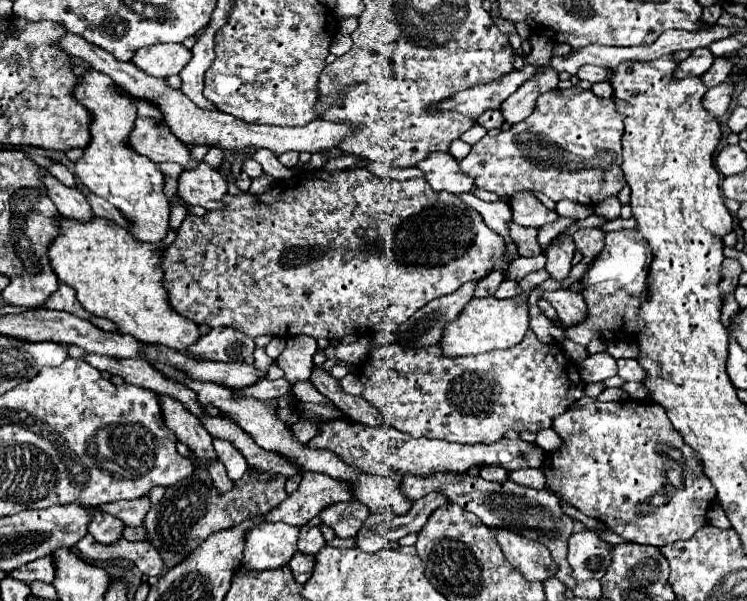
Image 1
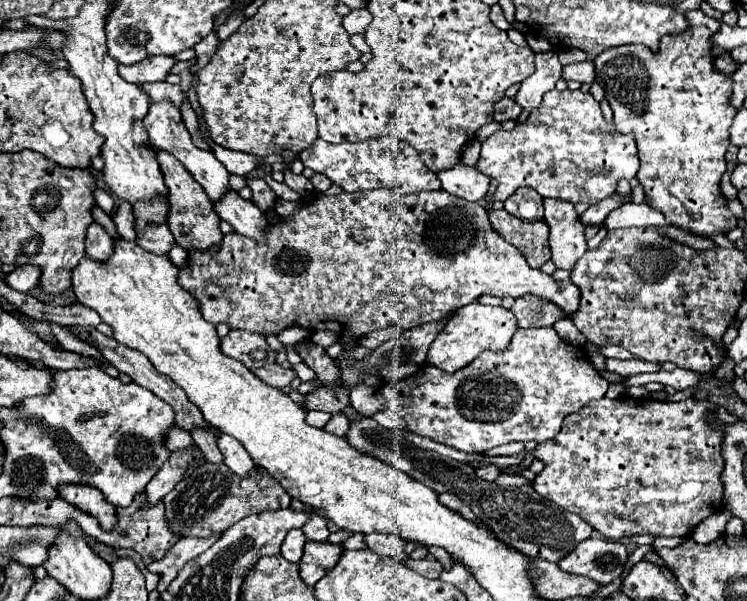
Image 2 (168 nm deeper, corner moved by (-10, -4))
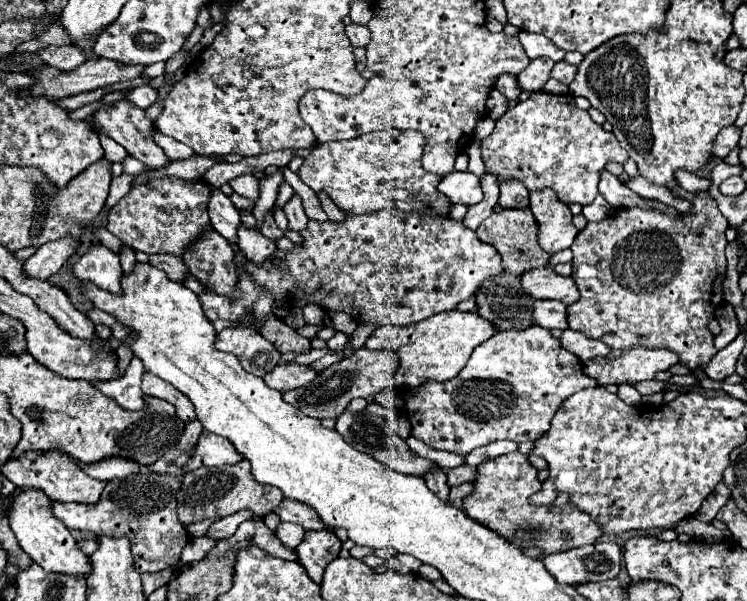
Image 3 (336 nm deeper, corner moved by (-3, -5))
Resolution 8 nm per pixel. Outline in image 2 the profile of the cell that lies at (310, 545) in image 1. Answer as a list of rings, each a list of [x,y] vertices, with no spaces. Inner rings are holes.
[[[316,513],[308,517],[302,531],[304,531],[306,539],[310,539],[310,541],[326,541],[330,535],[330,531],[326,527],[326,519],[322,515],[316,515]]]

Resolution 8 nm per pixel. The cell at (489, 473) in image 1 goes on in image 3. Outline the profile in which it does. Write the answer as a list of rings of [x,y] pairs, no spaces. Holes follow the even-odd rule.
[[[457,466],[447,472],[447,482],[449,486],[459,486],[463,482],[473,482],[477,478],[477,468],[475,466]]]

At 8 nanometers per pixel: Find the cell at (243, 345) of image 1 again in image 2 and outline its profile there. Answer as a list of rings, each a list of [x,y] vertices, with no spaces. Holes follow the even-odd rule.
[[[232,329],[222,339],[222,353],[246,363],[248,369],[264,367],[268,363],[274,363],[276,351],[272,351],[266,343],[266,337],[254,331],[246,329]]]

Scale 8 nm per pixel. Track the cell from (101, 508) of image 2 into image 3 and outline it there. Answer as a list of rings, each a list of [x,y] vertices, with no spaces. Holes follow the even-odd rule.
[[[49,450],[45,456],[39,456],[35,452],[25,452],[19,460],[7,462],[1,472],[17,486],[17,488],[37,488],[45,492],[51,500],[59,502],[83,502],[83,504],[95,504],[101,498],[103,486],[99,480],[91,480],[67,454],[61,450]]]

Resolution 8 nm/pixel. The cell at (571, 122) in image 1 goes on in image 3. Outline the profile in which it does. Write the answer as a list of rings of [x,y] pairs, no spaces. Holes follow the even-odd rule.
[[[535,92],[527,100],[507,110],[505,116],[497,120],[495,130],[481,142],[481,156],[487,172],[493,172],[493,176],[497,176],[497,184],[507,180],[519,180],[525,184],[529,192],[537,192],[541,188],[553,188],[561,202],[565,204],[577,202],[581,206],[591,204],[599,194],[597,184],[601,178],[601,170],[605,170],[607,162],[625,164],[629,160],[629,152],[621,148],[613,132],[607,132],[603,126],[595,124],[585,110],[577,108],[573,96],[569,94],[555,96],[549,92]]]

